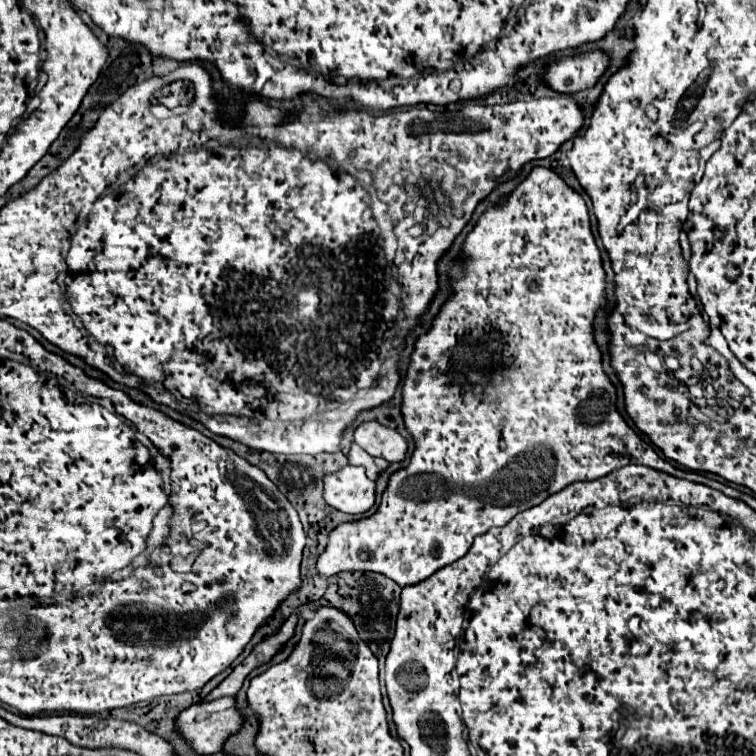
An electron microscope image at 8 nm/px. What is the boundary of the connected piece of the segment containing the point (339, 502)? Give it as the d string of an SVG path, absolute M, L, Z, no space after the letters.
M347 465L337 473L325 475L323 497L343 513L365 513L375 503L375 481L365 475L363 467Z

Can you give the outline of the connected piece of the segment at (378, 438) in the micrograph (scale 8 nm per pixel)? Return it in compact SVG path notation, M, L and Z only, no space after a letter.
M377 421L363 423L355 429L355 443L373 457L383 457L389 463L401 463L407 455L407 439L397 431L383 427Z

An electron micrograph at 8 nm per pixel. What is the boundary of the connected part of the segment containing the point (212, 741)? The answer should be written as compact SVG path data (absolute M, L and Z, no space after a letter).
M221 697L221 699L191 705L189 709L181 711L177 723L179 723L177 729L193 743L195 751L201 755L209 755L209 753L219 753L225 741L243 727L245 715L237 709L237 697Z

